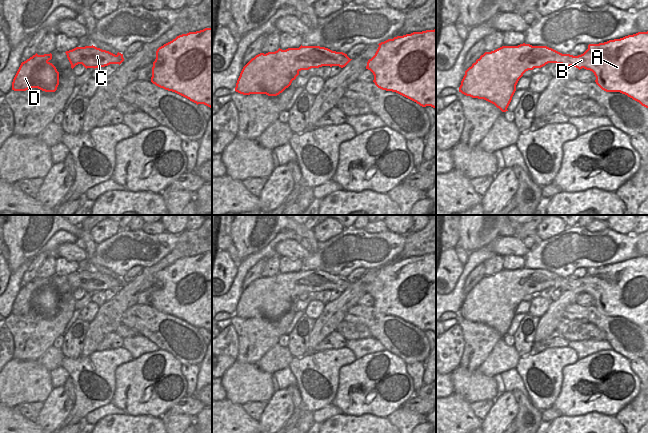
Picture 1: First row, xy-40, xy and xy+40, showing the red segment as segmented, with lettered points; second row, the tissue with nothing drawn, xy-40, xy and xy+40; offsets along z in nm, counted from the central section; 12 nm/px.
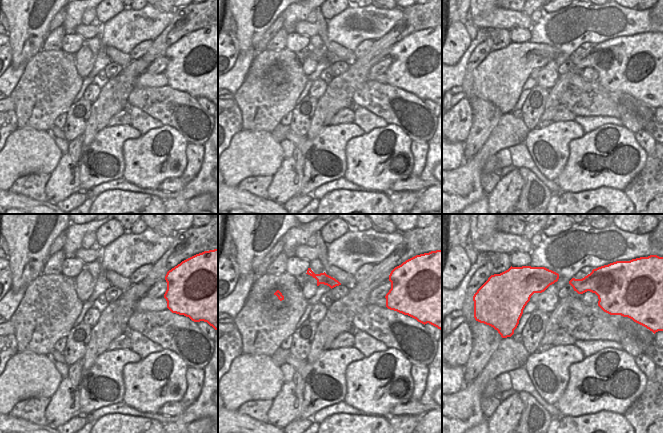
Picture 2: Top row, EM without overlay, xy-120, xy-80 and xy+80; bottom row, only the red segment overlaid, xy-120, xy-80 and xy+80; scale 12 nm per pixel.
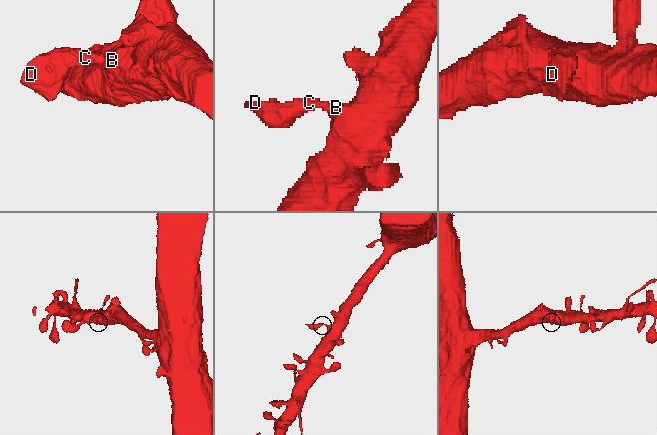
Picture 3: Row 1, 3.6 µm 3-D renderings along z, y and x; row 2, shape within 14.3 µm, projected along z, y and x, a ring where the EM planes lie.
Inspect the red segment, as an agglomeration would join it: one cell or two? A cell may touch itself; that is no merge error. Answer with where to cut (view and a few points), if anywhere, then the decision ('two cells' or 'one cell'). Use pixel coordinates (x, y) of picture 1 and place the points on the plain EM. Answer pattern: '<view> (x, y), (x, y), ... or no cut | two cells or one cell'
no cut | one cell

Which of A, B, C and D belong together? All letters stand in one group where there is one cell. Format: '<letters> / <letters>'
A B C D

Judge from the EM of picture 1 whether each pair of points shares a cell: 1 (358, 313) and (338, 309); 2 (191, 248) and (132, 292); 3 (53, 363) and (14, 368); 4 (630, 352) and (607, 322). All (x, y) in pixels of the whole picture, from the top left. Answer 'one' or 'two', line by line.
1: two
2: one
3: two
4: one

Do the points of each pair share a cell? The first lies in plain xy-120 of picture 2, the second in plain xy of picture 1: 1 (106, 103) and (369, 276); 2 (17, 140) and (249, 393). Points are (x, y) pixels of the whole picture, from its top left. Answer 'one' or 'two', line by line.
1: one
2: one

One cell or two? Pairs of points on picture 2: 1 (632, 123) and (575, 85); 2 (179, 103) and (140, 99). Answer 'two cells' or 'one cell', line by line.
1: one cell
2: one cell

